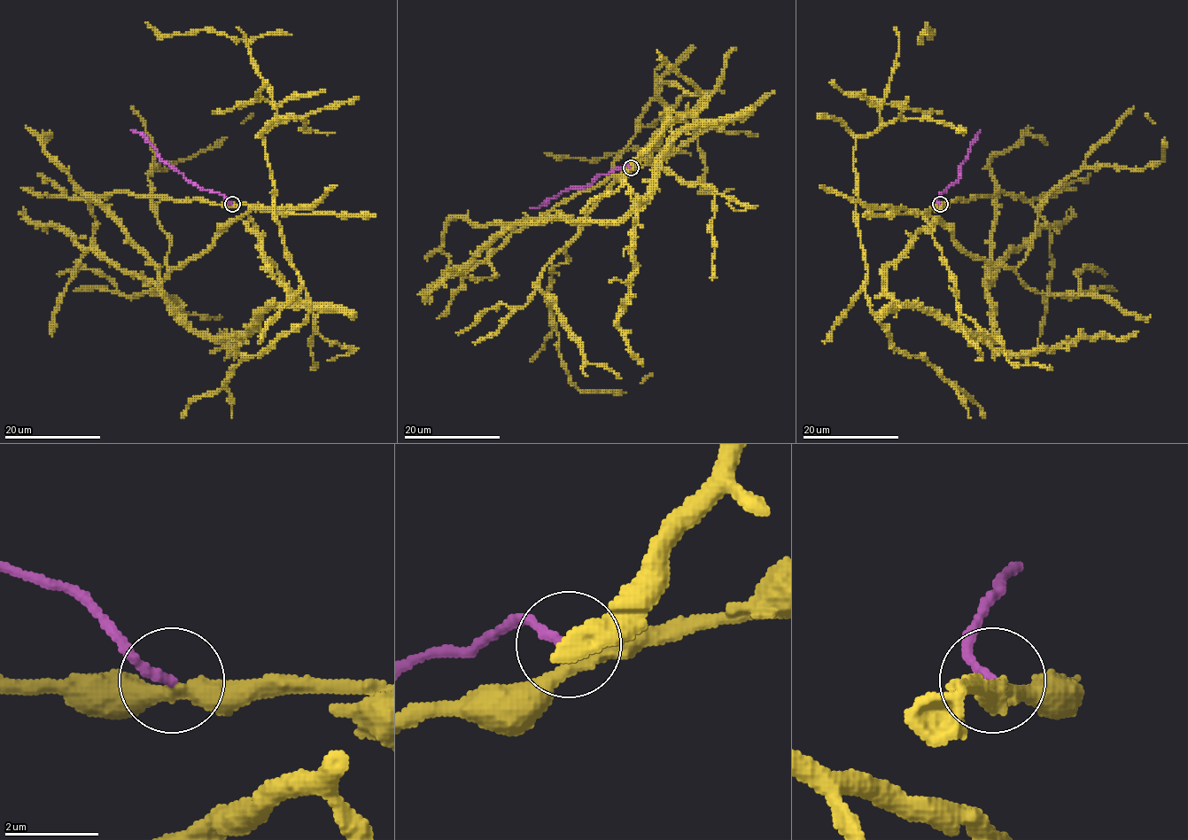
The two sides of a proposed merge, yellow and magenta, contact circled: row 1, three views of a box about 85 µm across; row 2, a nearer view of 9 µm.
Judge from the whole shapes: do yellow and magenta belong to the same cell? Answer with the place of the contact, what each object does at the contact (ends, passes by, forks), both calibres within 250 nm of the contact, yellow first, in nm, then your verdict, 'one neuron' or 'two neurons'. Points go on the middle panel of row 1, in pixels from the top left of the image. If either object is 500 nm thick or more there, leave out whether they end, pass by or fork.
(631, 167) | yellow passes by | magenta ends | 360/200 nm | two neurons

